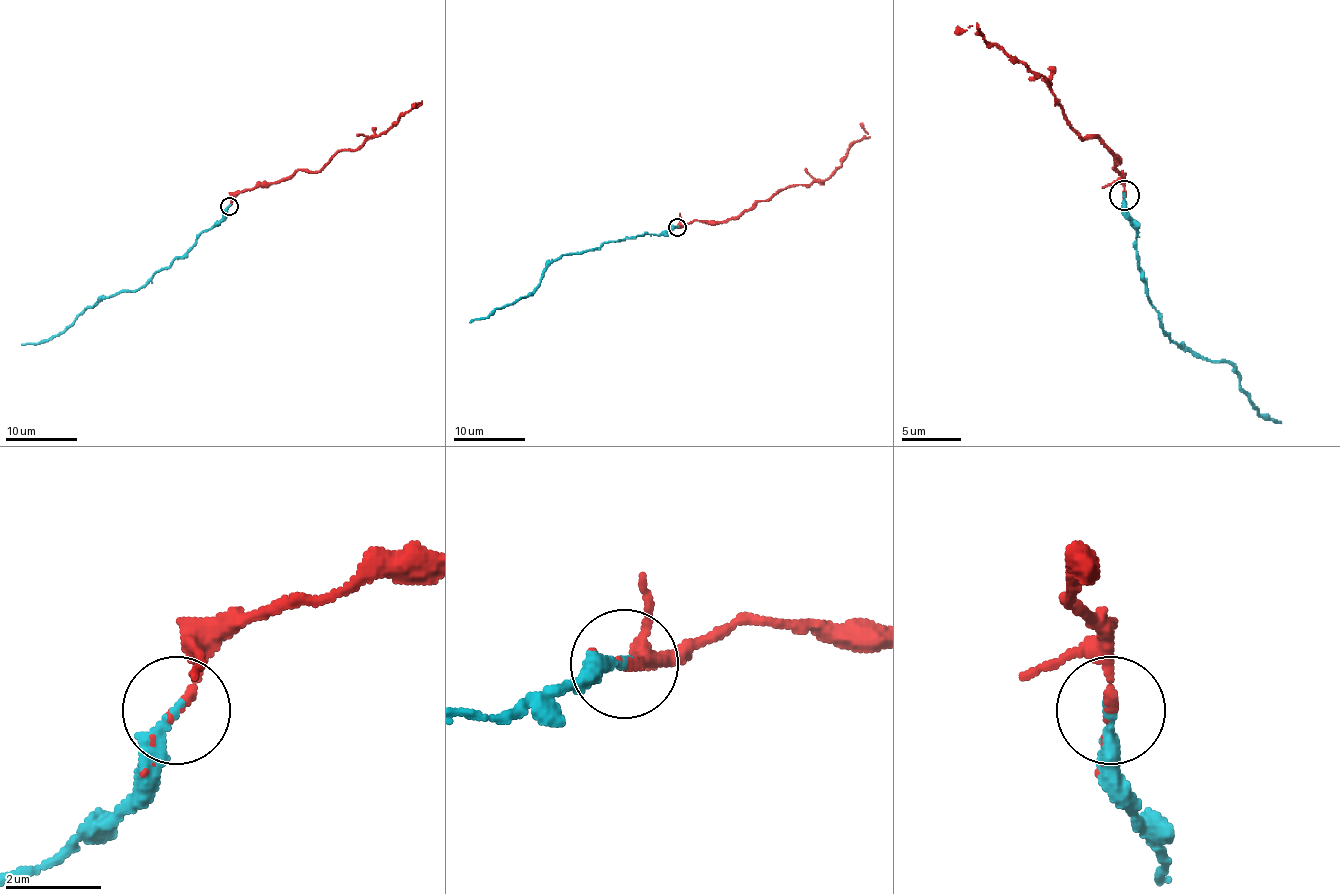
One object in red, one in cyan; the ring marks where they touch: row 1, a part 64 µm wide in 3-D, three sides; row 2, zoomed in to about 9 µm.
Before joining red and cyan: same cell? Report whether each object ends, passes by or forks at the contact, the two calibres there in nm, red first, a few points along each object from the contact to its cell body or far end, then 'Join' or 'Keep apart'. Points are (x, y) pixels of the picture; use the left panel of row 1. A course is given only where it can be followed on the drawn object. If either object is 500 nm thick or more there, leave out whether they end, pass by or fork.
At the ring red ends. At the ring cyan ends. Thickness 200 nm (red) against 280 nm. Course of red: (229, 206), (240, 192), (289, 179), (298, 170), (317, 172), (341, 150), (357, 150), (420, 102), (411, 104). Course of cyan: (229, 206), (170, 266), (161, 268), (139, 287), (107, 296), (83, 311), (62, 332), (22, 345). Join

